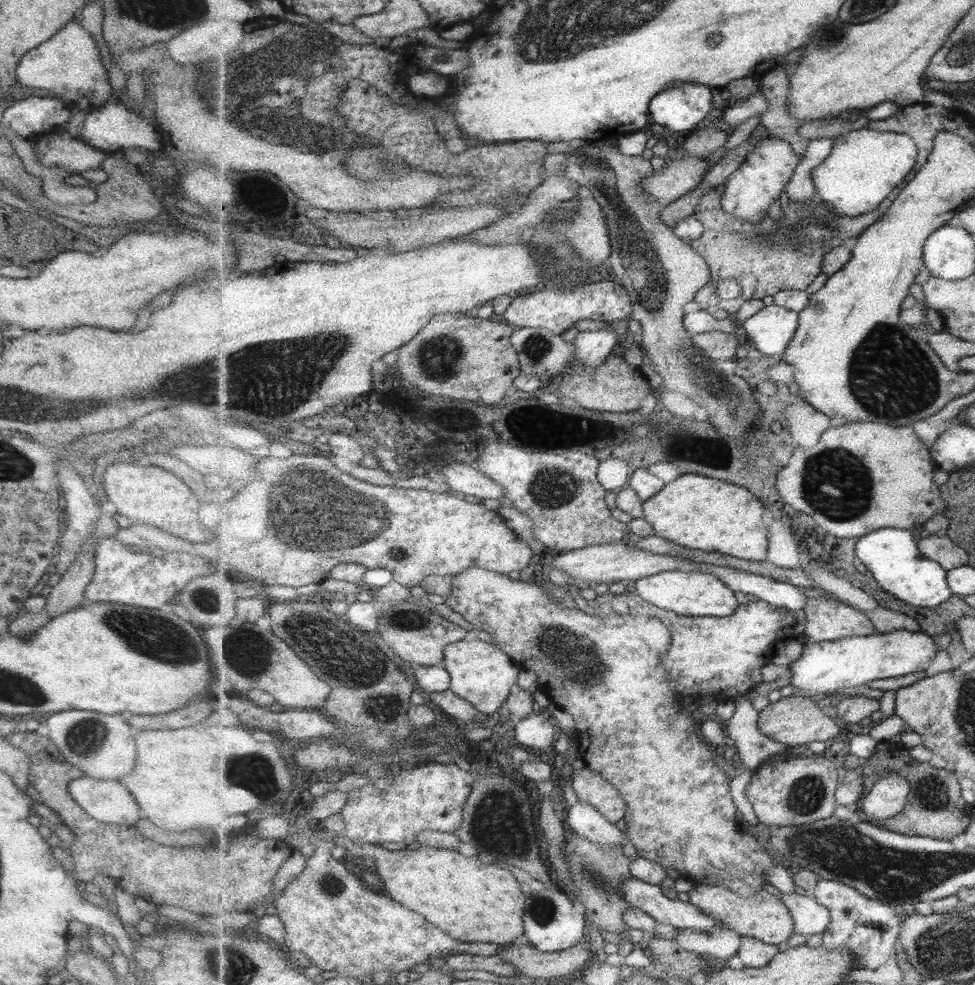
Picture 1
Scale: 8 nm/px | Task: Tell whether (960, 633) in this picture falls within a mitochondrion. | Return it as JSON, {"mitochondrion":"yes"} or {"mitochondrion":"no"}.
{"mitochondrion":"no"}

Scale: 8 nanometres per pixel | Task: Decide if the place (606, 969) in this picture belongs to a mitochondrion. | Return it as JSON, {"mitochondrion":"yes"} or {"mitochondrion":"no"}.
{"mitochondrion":"no"}

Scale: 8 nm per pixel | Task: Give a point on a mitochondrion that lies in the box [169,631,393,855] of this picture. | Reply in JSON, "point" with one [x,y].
{"point":[257,775]}

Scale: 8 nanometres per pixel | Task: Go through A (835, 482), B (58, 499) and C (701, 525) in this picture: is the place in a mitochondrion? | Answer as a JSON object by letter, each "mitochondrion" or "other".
{"A":"mitochondrion","B":"other","C":"other"}

